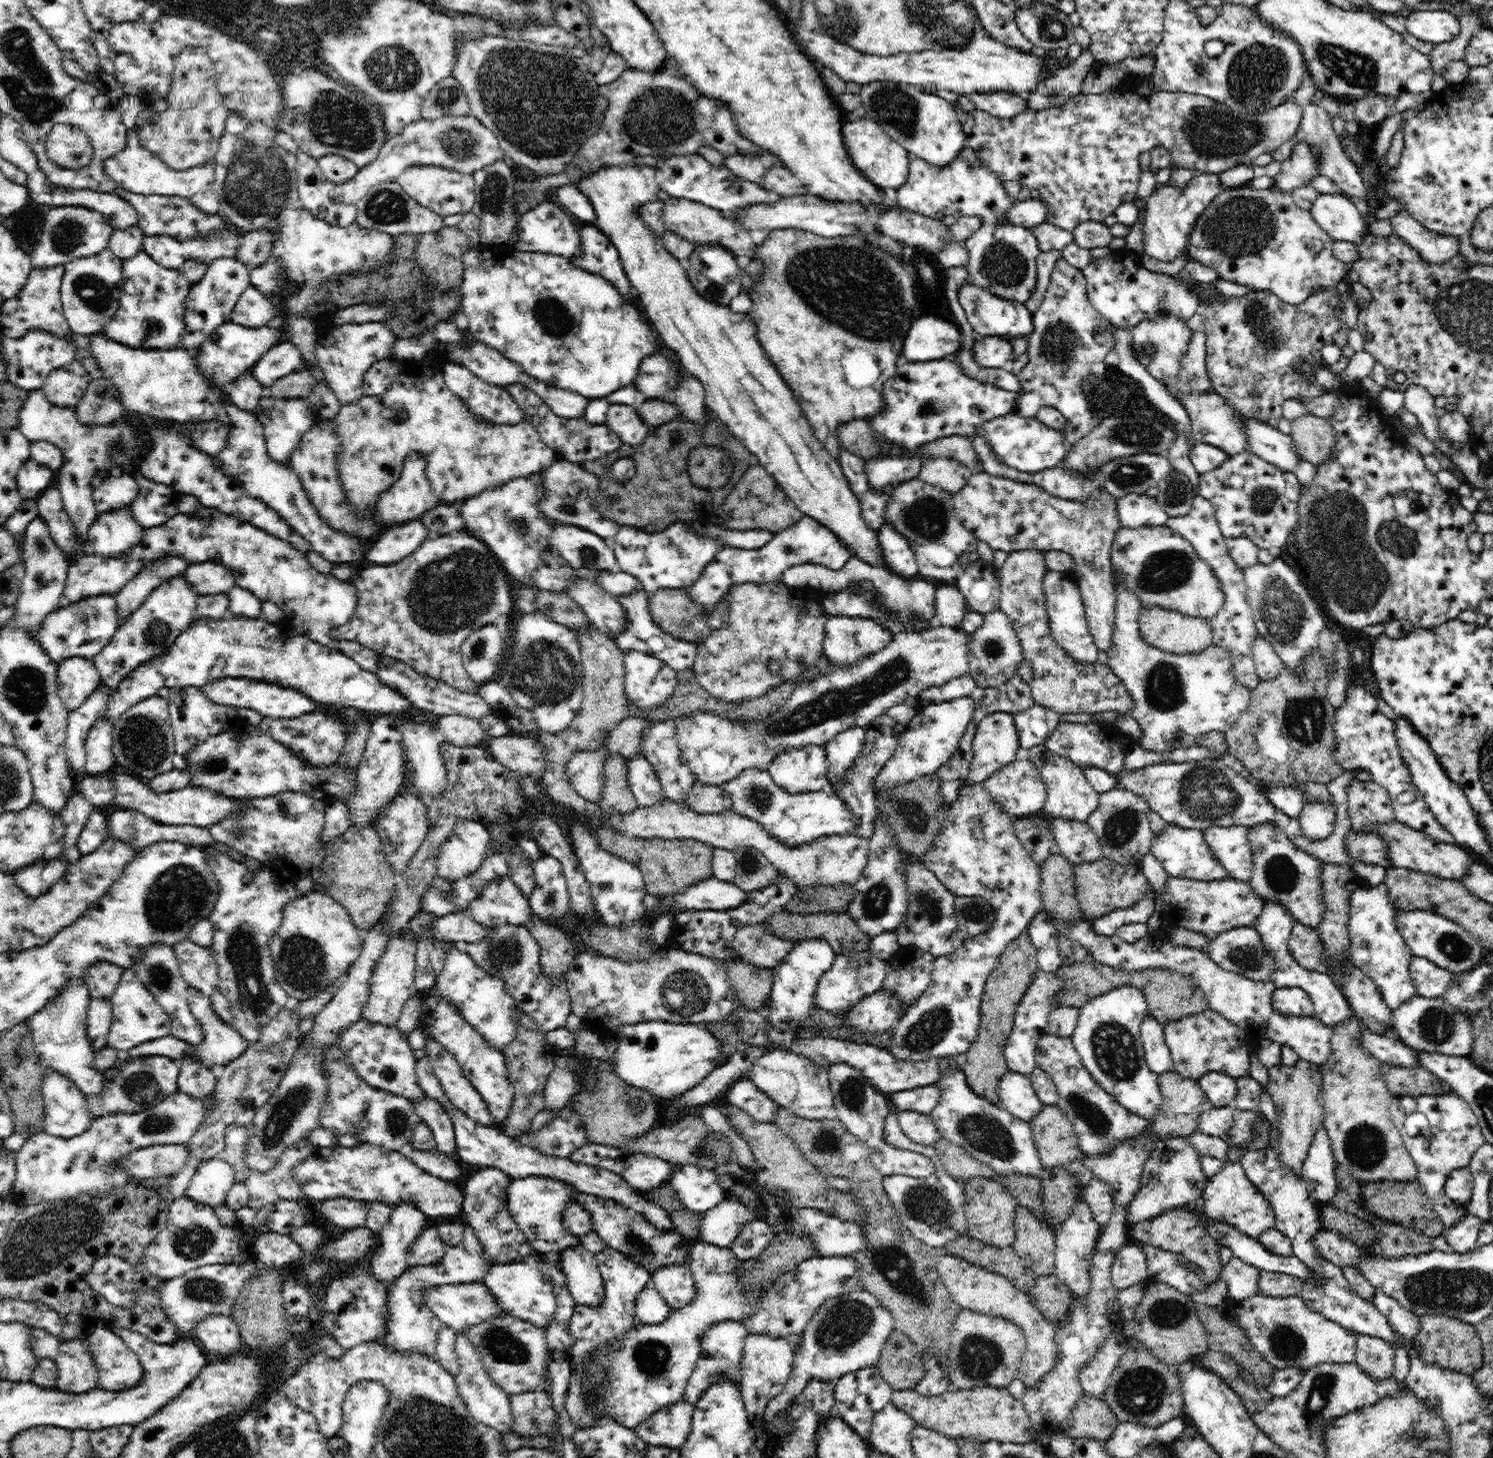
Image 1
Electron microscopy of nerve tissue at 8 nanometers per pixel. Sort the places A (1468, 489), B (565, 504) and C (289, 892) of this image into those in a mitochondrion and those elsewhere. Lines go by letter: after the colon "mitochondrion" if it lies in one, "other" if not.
A: other
B: mitochondrion
C: other

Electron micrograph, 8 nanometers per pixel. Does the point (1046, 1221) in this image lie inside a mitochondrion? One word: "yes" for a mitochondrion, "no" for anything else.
no

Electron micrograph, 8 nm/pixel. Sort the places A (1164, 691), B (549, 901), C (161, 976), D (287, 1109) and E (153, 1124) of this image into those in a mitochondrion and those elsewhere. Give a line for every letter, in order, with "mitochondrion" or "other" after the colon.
A: mitochondrion
B: mitochondrion
C: mitochondrion
D: mitochondrion
E: mitochondrion

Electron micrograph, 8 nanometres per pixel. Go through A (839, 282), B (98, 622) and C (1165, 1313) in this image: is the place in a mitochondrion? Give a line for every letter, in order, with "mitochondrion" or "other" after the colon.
A: mitochondrion
B: other
C: mitochondrion

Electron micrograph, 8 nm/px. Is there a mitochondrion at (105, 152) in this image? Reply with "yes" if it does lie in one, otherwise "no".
no

